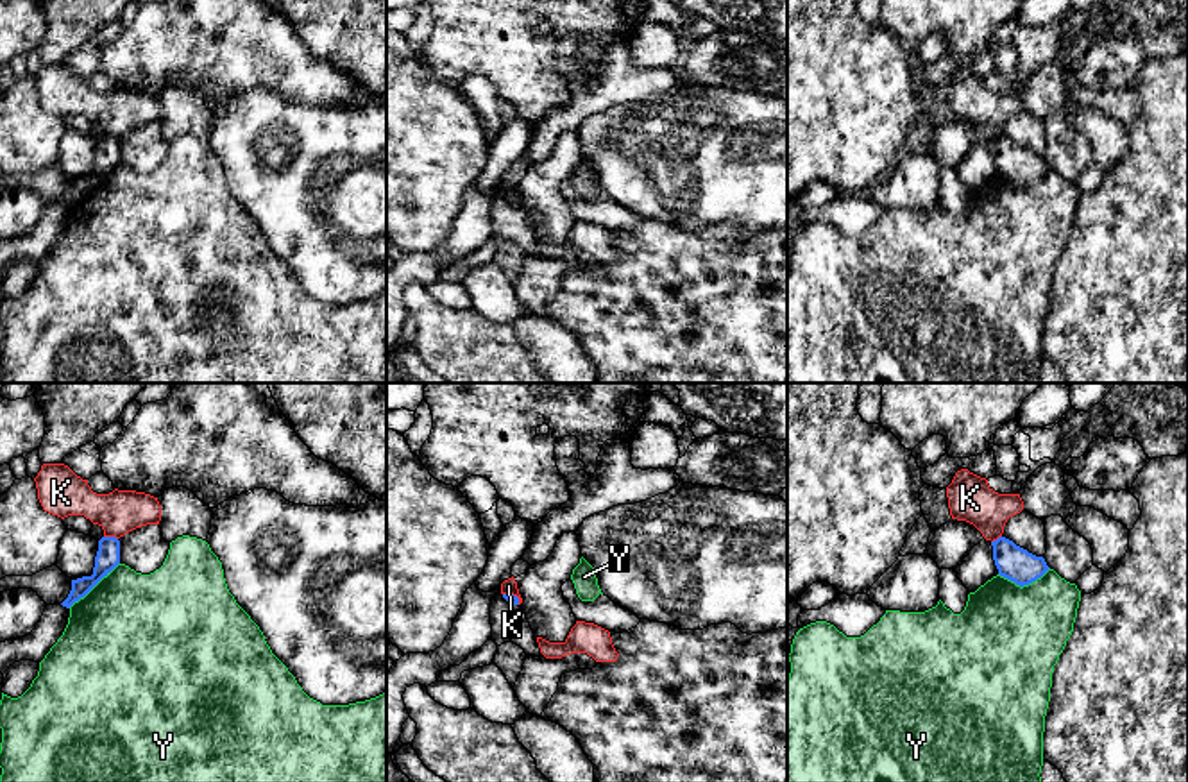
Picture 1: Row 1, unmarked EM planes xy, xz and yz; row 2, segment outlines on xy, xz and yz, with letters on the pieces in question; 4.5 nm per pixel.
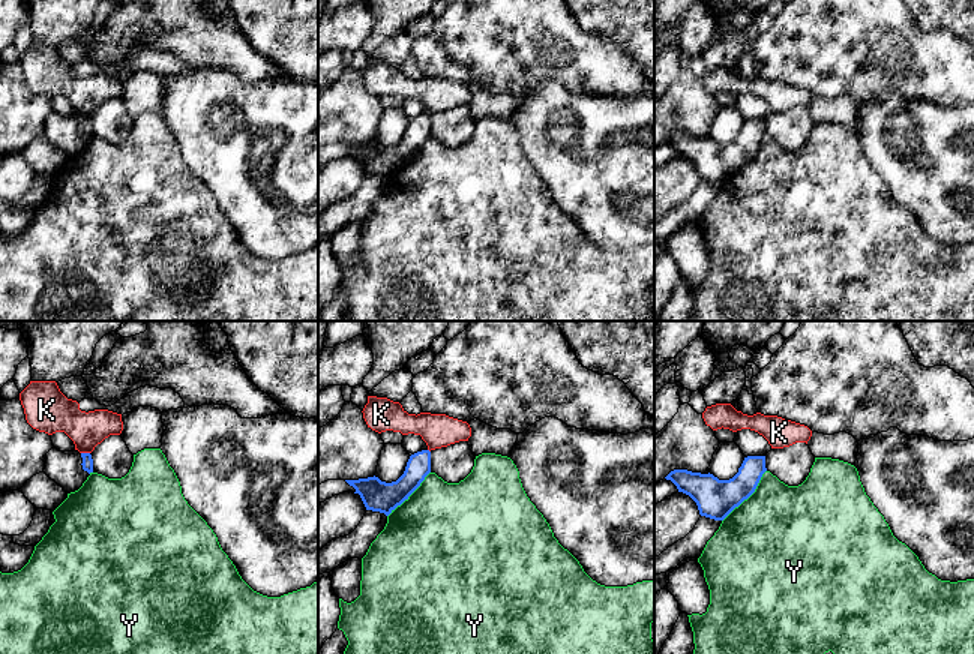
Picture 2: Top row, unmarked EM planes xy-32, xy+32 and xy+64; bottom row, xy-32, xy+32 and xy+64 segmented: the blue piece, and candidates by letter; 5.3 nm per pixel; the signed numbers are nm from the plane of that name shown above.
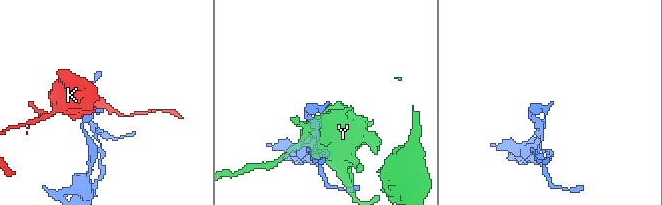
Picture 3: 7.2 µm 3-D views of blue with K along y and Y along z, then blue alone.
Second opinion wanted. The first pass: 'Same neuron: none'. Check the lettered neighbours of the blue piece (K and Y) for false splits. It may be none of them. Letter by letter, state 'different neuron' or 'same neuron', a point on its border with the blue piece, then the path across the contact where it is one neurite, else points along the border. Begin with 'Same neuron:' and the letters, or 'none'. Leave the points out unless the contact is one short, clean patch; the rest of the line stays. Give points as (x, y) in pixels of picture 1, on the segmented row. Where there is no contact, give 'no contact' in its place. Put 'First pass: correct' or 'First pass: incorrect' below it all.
Same neuron: none
K: different neuron | xy (111, 537) | along xy (104, 535), (117, 539)
Y: different neuron | xy (93, 586)
First pass: correct

